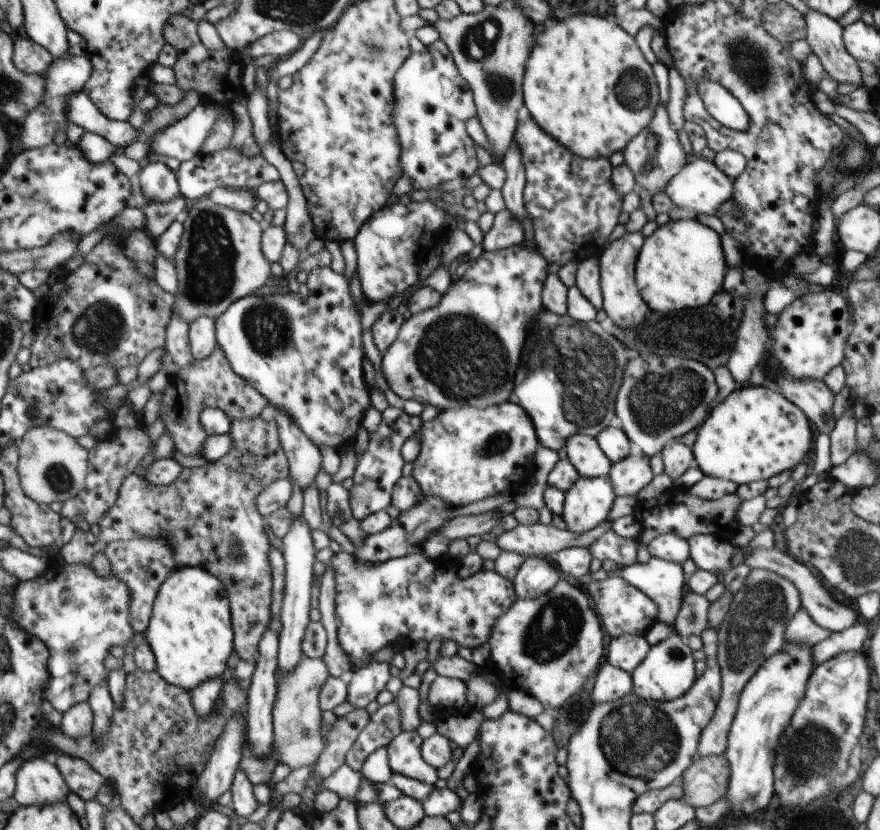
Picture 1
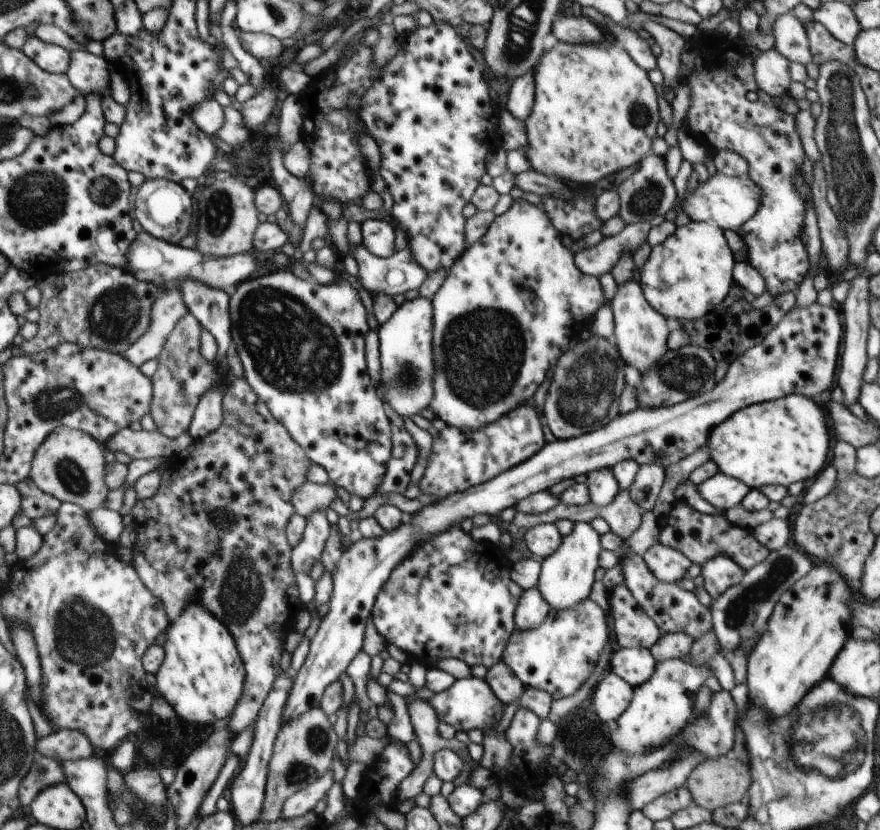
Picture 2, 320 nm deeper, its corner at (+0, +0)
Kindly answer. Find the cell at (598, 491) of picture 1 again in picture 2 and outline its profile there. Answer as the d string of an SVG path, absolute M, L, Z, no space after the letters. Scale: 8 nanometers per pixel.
M576 522L572 532L562 538L562 544L558 546L558 550L554 554L550 554L548 558L544 558L537 586L551 608L554 610L574 608L576 604L589 598L602 550L600 535L591 524Z

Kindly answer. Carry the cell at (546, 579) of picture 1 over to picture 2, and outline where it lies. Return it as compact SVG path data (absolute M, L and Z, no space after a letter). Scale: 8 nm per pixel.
M538 586L524 590L514 614L516 629L530 630L530 628L540 626L540 622L546 620L550 610L550 604L544 600Z

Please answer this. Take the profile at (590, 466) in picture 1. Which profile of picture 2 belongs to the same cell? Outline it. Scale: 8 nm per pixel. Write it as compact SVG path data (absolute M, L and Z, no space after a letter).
M600 468L588 474L586 485L591 504L596 507L609 506L621 492L613 472L608 468Z

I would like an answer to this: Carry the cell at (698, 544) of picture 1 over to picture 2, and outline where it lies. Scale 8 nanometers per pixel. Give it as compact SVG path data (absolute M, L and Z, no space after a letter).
M718 554L706 560L701 568L703 587L712 597L712 601L719 598L728 588L740 584L745 572L734 559L726 557L726 554Z

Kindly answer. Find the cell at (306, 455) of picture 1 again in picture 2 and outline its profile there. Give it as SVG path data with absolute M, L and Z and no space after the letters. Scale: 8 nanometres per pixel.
M314 512L306 516L306 528L300 538L298 545L293 548L291 555L291 566L293 573L310 573L312 566L321 560L324 544L328 540L331 524L327 520L325 512Z

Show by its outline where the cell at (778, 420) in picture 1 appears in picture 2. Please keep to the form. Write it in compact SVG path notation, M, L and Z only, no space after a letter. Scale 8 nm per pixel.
M790 394L738 410L714 428L707 446L710 450L710 460L716 462L719 471L740 480L750 489L760 490L767 485L788 488L790 484L817 477L826 468L830 461L830 435L831 429L828 428L822 408L806 396Z

